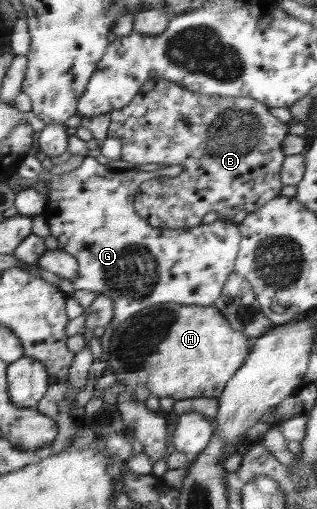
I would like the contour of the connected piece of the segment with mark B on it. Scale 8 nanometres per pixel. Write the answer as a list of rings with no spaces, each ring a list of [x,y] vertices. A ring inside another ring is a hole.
[[[153,78],[145,82],[145,90],[137,94],[133,106],[109,113],[110,124],[107,136],[119,138],[125,161],[139,163],[144,168],[171,164],[169,160],[189,160],[189,166],[175,178],[155,178],[140,185],[136,194],[135,209],[141,217],[149,218],[153,227],[161,229],[192,229],[202,223],[202,218],[214,210],[219,218],[231,220],[239,210],[251,213],[285,194],[285,183],[281,182],[281,170],[287,156],[283,142],[287,138],[287,124],[269,114],[269,108],[251,97],[207,96],[197,94],[169,82],[165,78]]]

